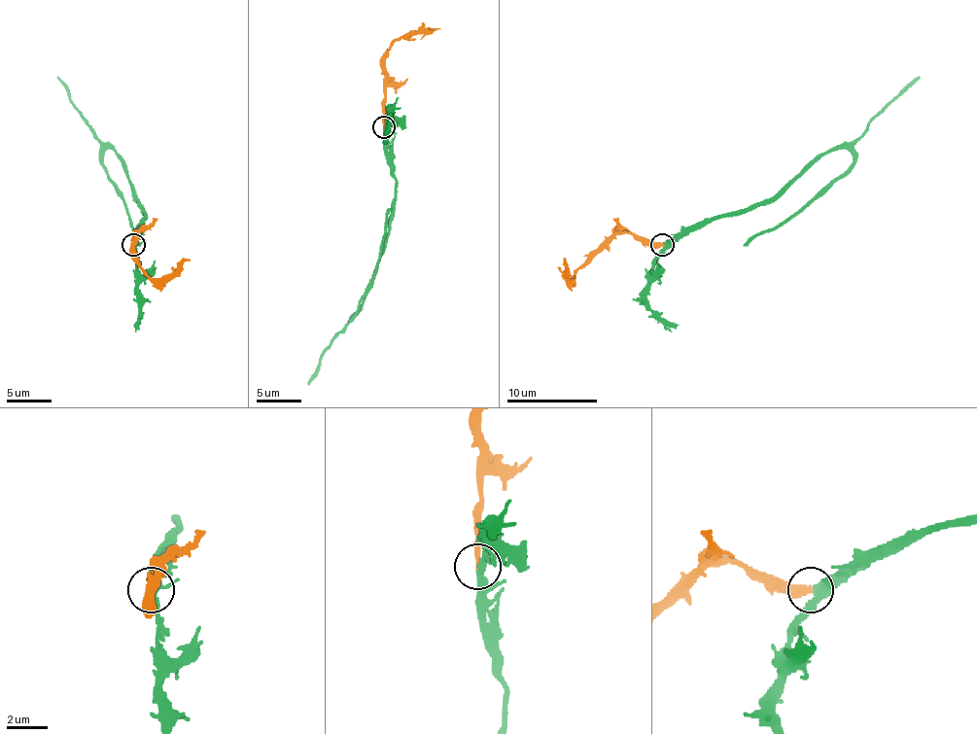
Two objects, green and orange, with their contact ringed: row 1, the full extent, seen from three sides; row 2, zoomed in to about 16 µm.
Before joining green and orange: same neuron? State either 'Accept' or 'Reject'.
Accept

